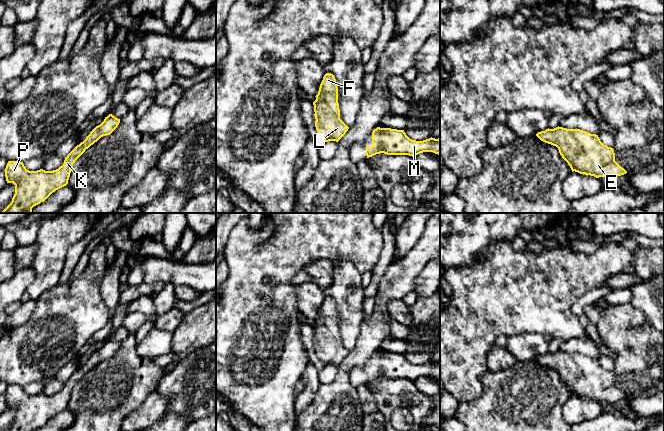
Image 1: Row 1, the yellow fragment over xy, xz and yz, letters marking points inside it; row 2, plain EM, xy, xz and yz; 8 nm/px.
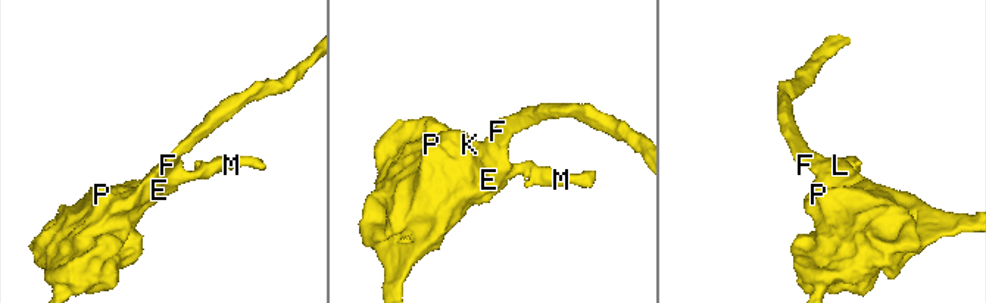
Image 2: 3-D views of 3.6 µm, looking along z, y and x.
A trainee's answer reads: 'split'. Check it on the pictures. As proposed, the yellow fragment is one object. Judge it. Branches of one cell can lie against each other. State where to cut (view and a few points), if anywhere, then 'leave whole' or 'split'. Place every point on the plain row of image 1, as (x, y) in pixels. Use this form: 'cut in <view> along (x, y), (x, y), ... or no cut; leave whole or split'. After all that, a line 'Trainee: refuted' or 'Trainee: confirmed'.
no cut; leave whole
Trainee: refuted

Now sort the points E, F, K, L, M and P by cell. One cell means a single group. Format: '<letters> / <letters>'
E F K L M P

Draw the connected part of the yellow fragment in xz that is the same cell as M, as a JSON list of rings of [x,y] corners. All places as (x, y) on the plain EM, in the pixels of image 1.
[[[377,351],[372,356],[372,370],[367,371],[367,382],[376,378],[416,380],[423,376],[440,379],[440,362],[429,362],[423,365],[410,363],[404,354]]]

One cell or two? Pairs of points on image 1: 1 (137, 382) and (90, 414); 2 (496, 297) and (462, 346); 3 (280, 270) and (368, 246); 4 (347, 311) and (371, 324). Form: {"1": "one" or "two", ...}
{"1": "one", "2": "one", "3": "one", "4": "two"}

